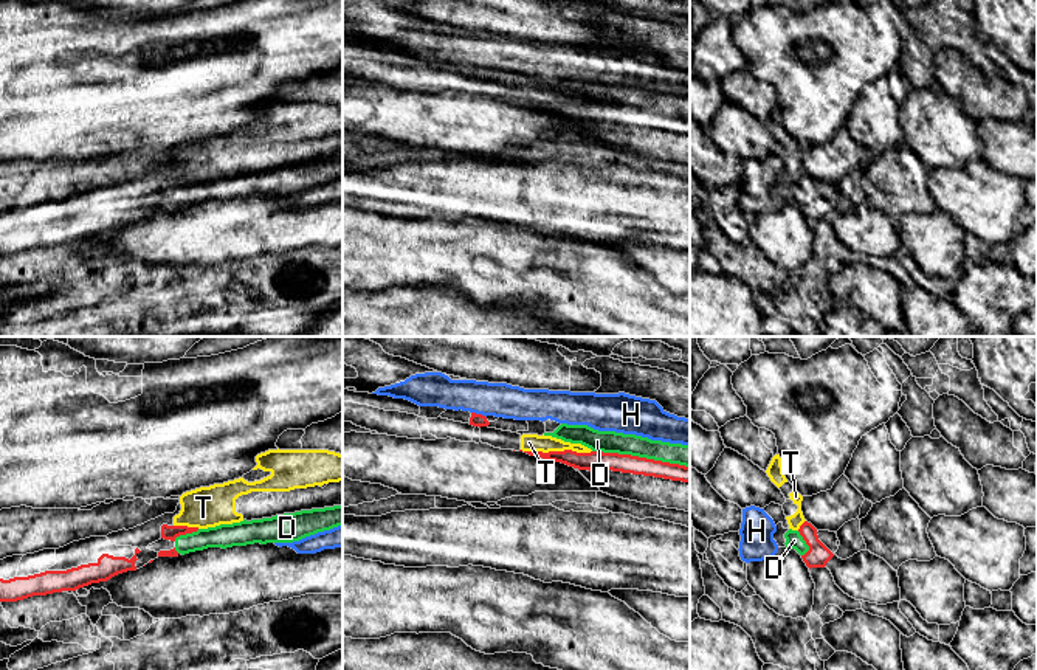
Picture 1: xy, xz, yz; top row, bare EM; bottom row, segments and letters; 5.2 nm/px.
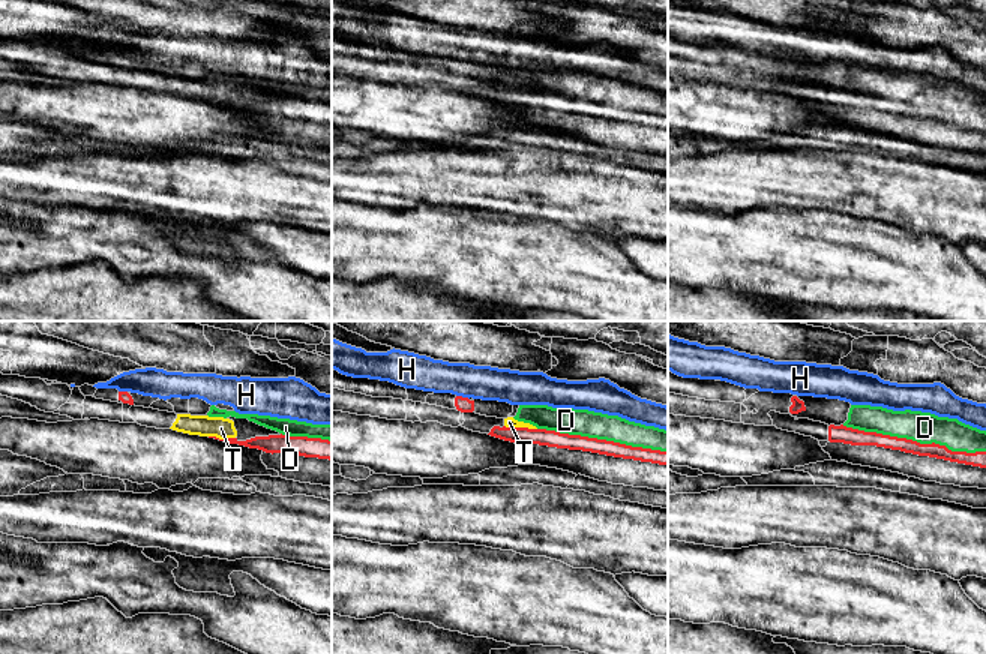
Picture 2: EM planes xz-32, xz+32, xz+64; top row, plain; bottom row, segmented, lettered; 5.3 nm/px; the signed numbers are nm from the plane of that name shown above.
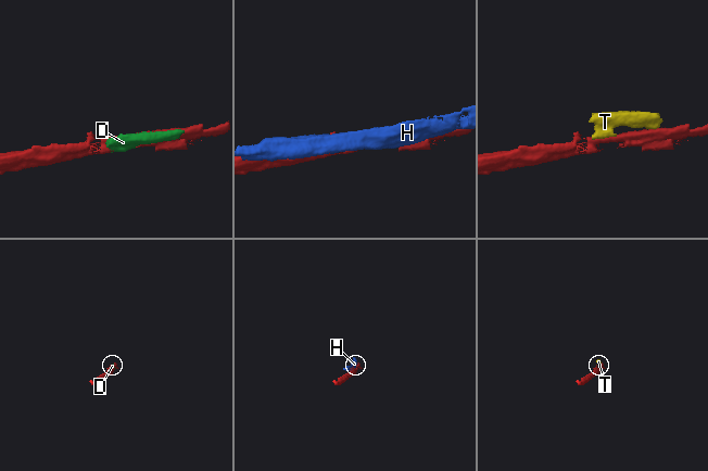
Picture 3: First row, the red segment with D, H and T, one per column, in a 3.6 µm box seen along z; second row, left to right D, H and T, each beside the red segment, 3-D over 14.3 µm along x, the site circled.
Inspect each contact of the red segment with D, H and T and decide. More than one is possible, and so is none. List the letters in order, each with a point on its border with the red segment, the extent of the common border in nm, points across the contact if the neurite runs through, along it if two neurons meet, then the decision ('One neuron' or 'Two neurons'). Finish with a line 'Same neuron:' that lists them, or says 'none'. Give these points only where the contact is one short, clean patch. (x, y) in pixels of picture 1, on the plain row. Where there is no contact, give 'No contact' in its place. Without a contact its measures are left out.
D: Touches red at xz (640, 110). Shared border 500 nm. One neuron
H: Touches red at xz (479, 67). Shared border 90 nm. Two neurons
T: Touches red at xz (557, 104). Shared border 360 nm. Two neurons
Same neuron: D

